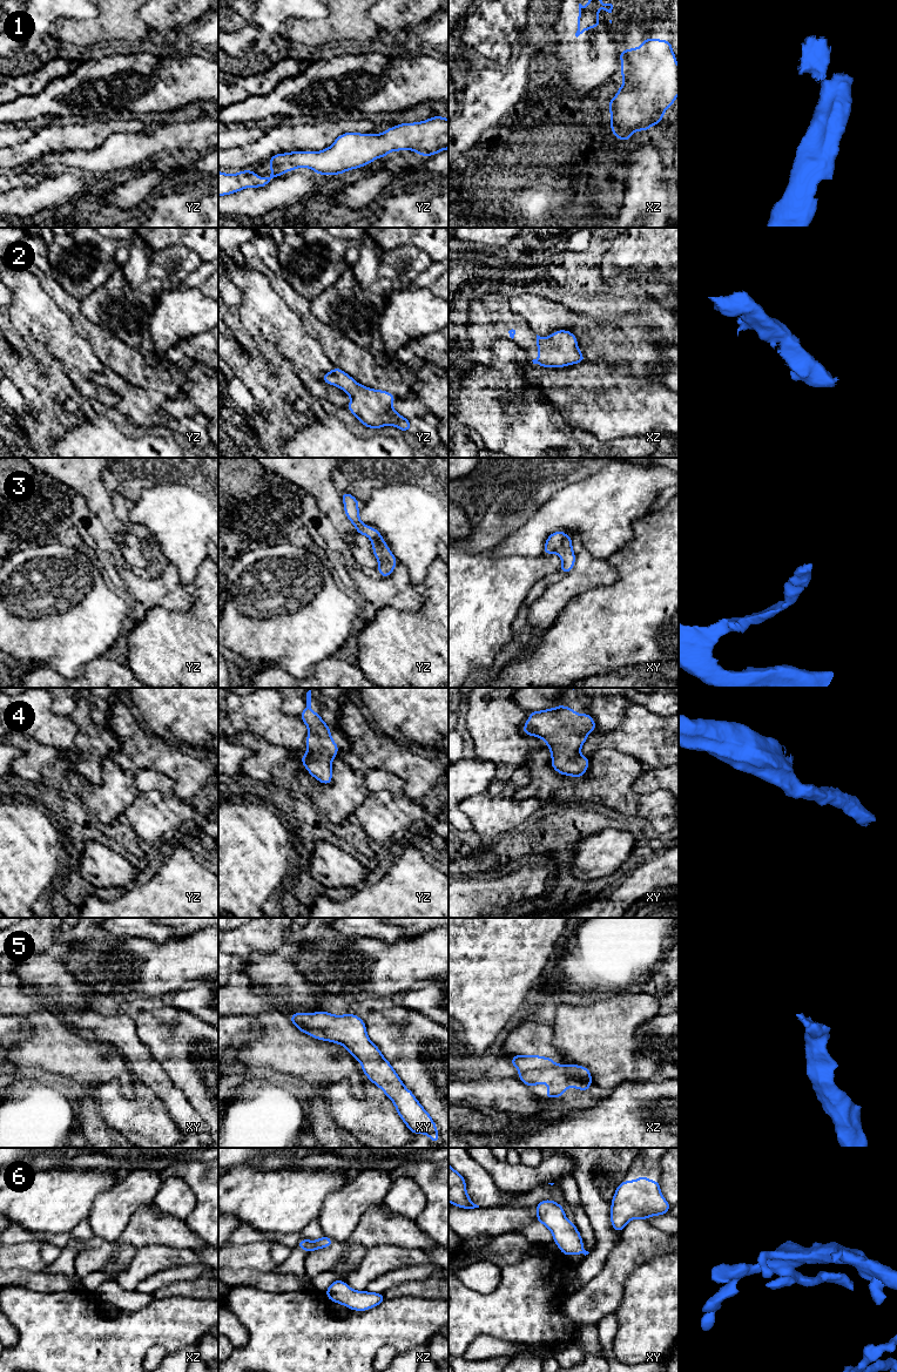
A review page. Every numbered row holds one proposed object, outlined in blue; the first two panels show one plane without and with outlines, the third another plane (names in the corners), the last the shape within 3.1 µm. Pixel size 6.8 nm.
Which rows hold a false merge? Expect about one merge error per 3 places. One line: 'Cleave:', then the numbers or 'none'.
Cleave: 1, 5

